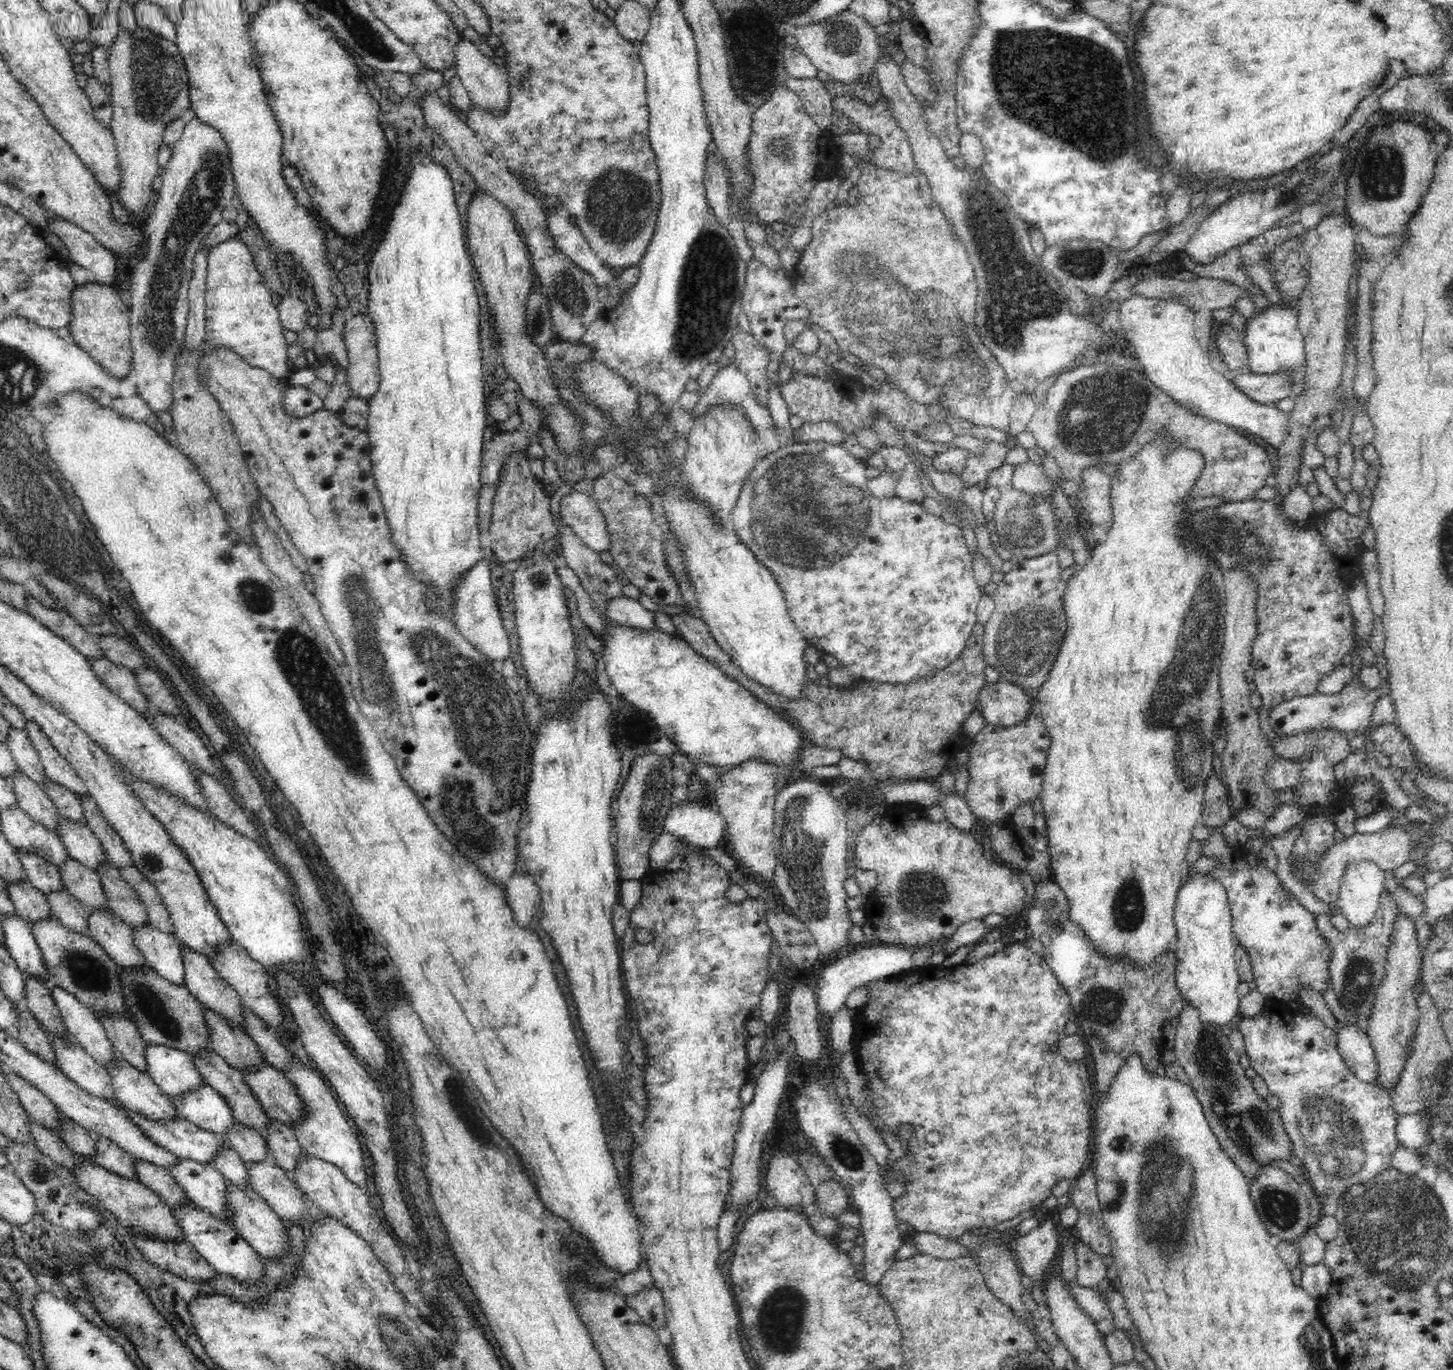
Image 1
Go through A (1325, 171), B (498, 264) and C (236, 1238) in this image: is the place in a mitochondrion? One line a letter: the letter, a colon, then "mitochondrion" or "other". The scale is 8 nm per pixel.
A: mitochondrion
B: other
C: other

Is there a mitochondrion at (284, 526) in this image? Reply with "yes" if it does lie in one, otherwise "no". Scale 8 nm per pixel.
no

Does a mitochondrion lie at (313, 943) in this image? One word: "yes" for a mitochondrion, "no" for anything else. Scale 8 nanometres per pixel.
no

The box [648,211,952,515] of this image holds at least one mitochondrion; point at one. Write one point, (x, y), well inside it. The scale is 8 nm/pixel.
(709, 282)

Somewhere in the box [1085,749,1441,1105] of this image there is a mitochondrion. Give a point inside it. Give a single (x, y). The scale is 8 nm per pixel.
(1128, 910)

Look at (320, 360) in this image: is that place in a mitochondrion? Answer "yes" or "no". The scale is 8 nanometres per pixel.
no

